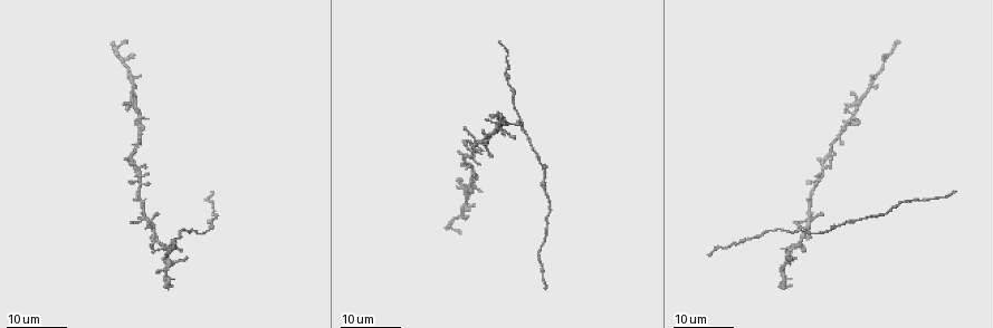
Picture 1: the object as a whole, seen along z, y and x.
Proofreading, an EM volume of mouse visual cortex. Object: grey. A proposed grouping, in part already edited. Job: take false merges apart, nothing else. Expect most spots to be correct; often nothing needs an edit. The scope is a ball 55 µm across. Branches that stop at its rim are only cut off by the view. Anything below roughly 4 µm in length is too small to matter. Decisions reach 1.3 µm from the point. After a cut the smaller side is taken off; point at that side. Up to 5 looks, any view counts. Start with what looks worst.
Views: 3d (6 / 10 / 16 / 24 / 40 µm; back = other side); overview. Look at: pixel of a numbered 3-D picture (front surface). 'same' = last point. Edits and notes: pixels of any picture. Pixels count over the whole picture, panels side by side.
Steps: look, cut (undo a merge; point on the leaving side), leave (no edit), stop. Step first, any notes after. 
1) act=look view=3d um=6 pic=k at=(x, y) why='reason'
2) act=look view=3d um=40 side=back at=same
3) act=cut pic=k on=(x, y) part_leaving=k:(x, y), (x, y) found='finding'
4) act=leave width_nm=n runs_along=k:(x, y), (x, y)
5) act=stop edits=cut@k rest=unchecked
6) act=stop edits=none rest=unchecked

act=look view=3d um=24 pic=1 at=(792, 247) why='looks like a crossing'

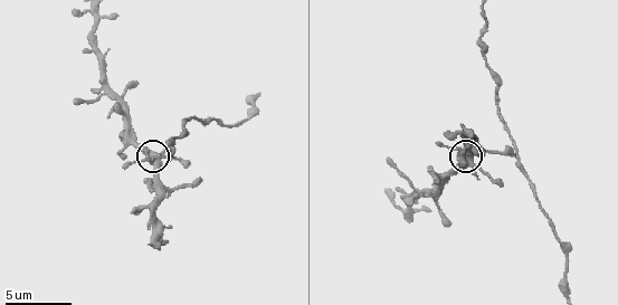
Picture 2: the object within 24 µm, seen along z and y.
act=look view=3d um=10 pic=2 at=(469, 160)

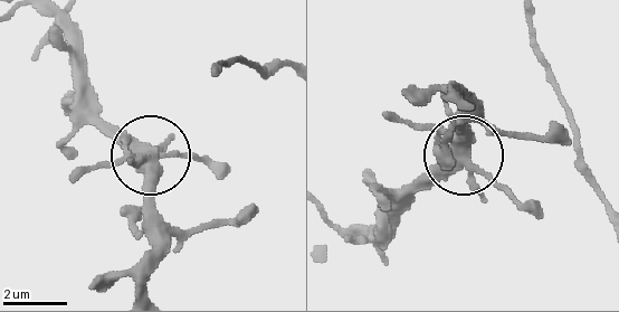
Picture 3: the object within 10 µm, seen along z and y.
act=leave width_nm=390 found='one cell here'

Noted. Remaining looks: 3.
act=look view=3d um=16 pic=2 at=(406, 212) why='four-way junction'

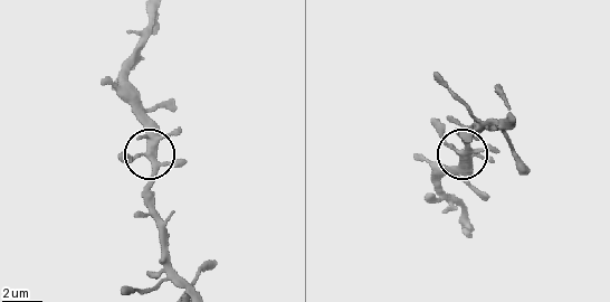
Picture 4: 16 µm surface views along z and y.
act=look view=3d um=16 side=back pic=4 at=(150, 160)

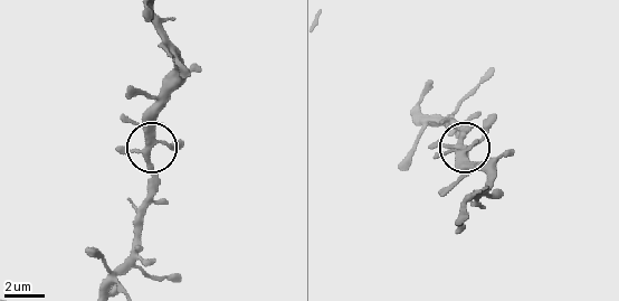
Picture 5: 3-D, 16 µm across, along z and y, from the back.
act=leave runs_along=5:(418, 110), (428, 119), (462, 129), (466, 172) found='one cell here'

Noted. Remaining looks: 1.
act=stop edits=none rest=unchecked

